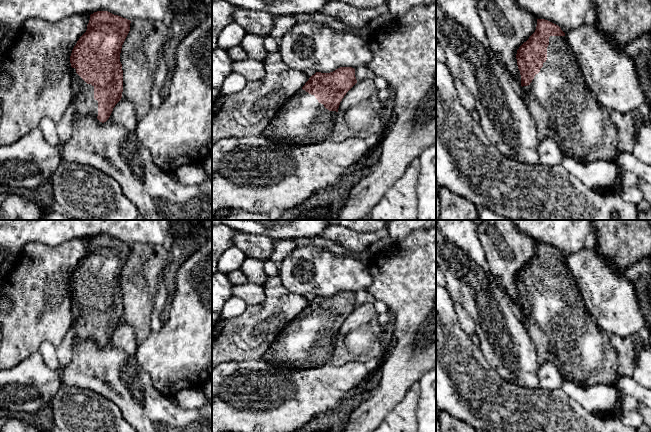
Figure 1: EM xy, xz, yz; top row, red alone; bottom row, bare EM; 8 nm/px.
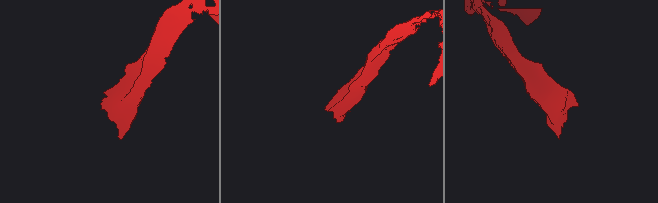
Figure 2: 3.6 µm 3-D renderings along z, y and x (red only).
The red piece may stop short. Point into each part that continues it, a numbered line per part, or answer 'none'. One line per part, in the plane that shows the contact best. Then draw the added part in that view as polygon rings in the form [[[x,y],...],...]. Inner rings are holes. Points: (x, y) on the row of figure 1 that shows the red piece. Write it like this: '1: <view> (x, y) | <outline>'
1: yz (564, 109) | [[[566,36],[549,37],[547,60],[532,82],[522,89],[523,99],[532,113],[540,140],[554,139],[564,157],[581,163],[594,160],[616,163],[620,155],[617,129],[610,112],[603,111],[588,88]]]

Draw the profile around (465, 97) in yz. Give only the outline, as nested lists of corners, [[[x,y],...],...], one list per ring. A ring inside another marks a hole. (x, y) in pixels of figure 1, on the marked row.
[[[453,77],[455,88],[457,90],[458,98],[463,107],[472,112],[475,110],[475,98],[469,92],[465,84],[458,78]]]

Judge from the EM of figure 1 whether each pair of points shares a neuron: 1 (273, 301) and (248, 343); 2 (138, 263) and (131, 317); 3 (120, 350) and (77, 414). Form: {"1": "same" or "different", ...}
{"1": "same", "2": "same", "3": "different"}

